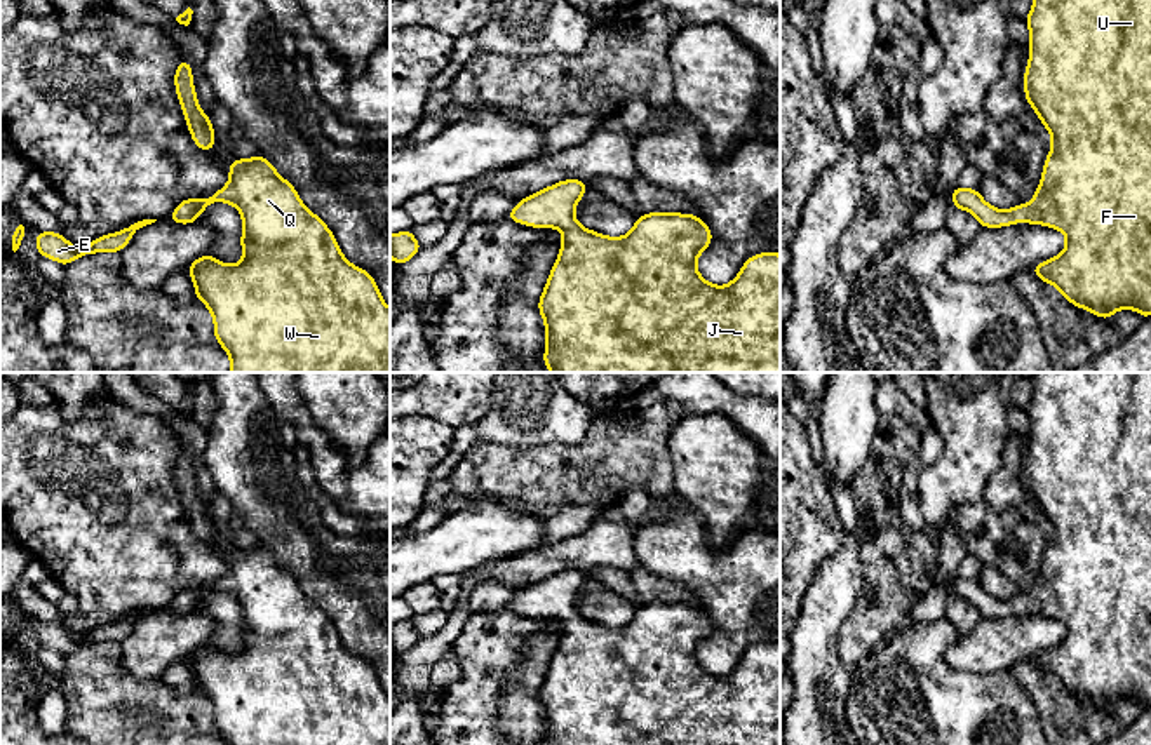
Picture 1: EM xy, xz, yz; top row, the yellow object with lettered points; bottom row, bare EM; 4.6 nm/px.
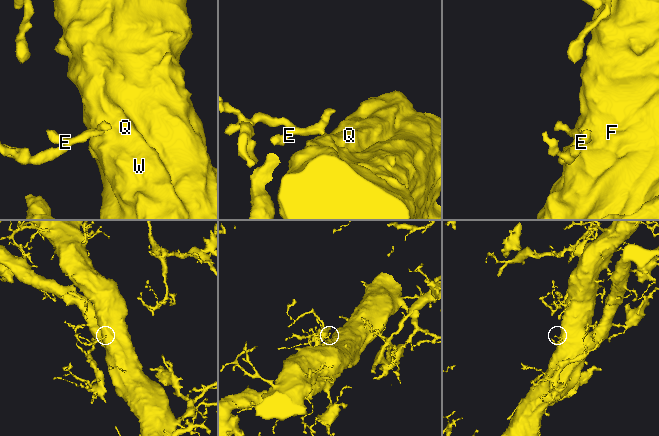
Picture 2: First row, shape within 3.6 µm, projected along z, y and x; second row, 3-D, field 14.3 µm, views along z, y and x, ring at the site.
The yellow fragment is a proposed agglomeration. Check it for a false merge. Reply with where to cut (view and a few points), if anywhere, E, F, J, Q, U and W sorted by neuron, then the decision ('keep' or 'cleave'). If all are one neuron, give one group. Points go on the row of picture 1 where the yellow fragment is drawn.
cut none; groups E F J Q U W; keep

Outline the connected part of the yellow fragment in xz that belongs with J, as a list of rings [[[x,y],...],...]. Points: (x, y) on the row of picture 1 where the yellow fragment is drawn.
[[[564,179],[524,197],[505,216],[531,228],[557,228],[562,244],[538,312],[545,322],[543,364],[550,372],[780,372],[780,254],[752,254],[728,285],[709,284],[697,270],[712,232],[695,214],[637,216],[623,237],[606,237],[582,226],[575,207],[589,183]]]

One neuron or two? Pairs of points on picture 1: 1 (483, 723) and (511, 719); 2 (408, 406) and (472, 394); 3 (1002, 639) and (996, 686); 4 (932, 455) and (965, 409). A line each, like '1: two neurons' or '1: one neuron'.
1: two neurons
2: one neuron
3: two neurons
4: two neurons

